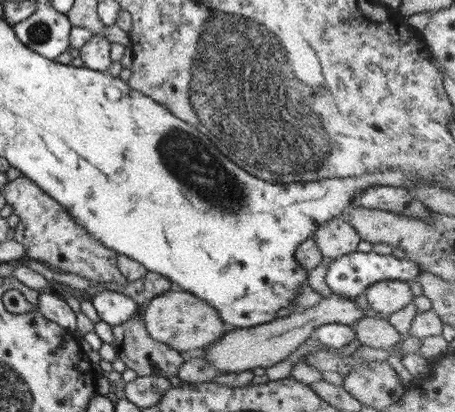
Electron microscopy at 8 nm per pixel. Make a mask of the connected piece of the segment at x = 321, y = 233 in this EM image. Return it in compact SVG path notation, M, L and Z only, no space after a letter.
M340 216L318 226L311 237L328 260L356 251L362 241L356 229Z

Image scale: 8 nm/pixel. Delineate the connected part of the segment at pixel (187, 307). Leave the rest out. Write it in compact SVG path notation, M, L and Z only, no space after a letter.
M175 288L155 296L143 305L141 314L148 334L154 340L169 344L179 352L202 348L210 342L220 339L229 331L214 307L188 291Z

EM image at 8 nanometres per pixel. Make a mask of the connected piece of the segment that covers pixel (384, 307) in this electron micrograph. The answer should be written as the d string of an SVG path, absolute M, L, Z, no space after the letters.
M399 280L377 282L370 285L365 292L372 310L387 320L391 314L402 310L414 299L410 283Z

